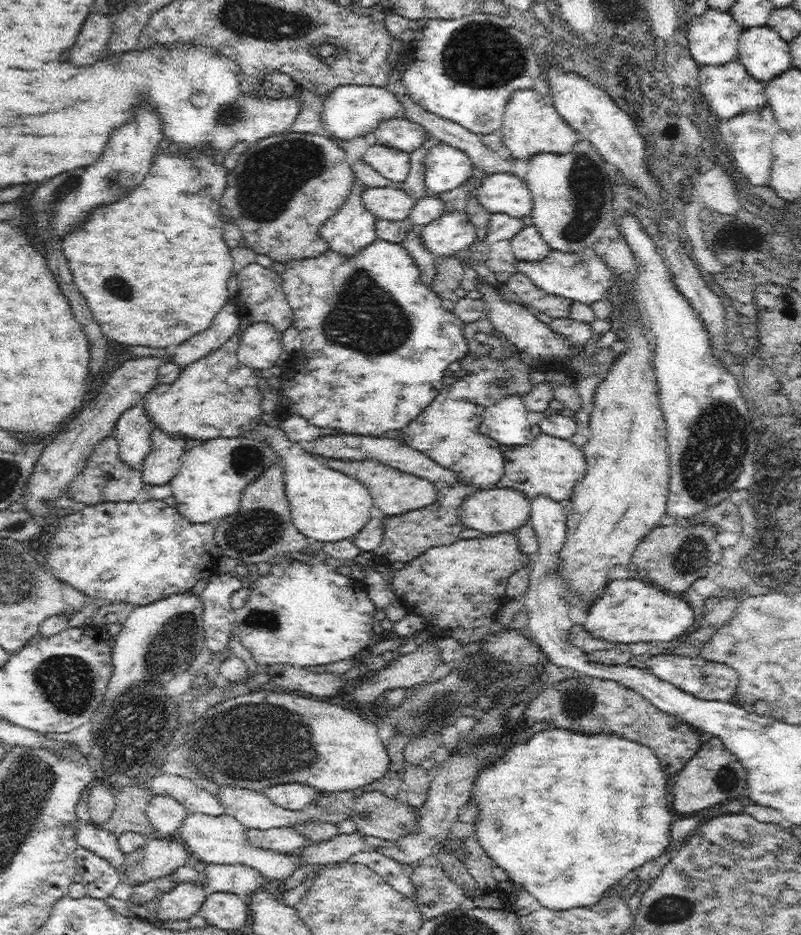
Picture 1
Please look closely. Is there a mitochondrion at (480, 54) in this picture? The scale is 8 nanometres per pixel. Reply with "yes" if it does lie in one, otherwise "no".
yes

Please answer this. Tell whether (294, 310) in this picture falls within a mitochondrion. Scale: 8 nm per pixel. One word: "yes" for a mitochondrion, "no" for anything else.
no

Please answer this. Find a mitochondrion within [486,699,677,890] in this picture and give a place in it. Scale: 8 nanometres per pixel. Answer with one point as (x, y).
(495, 818)

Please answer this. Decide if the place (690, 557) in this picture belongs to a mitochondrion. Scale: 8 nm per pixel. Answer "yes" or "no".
yes

